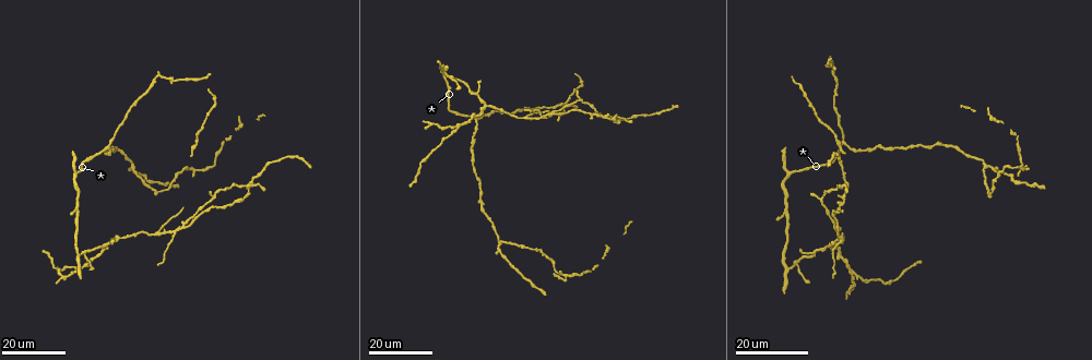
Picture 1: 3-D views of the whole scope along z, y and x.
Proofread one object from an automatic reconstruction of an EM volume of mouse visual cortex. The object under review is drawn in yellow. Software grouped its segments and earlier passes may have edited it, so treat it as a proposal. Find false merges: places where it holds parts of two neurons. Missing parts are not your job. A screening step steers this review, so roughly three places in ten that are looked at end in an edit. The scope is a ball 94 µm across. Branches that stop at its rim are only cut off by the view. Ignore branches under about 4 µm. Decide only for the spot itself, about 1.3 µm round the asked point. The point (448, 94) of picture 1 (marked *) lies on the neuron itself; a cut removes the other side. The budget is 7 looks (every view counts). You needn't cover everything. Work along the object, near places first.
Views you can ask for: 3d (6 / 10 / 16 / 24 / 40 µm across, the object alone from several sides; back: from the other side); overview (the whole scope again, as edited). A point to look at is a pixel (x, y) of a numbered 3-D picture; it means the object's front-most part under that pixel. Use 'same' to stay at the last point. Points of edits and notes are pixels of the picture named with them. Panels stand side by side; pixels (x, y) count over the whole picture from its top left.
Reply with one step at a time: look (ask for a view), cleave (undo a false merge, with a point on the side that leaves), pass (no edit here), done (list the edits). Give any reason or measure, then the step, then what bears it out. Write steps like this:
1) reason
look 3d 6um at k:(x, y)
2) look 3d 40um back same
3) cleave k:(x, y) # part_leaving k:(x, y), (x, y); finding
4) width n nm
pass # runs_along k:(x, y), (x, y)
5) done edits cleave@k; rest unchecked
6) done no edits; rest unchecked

three arms meet
look 3d 24um at 1:(459, 127)

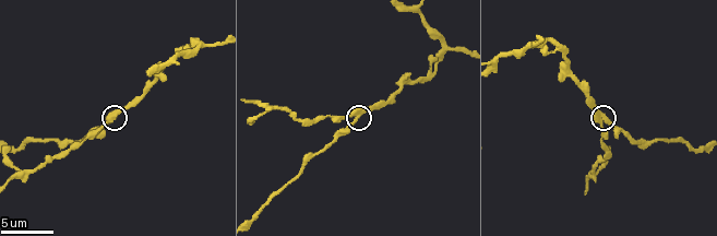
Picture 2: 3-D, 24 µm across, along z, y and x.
look 3d 10um at 2:(605, 123)

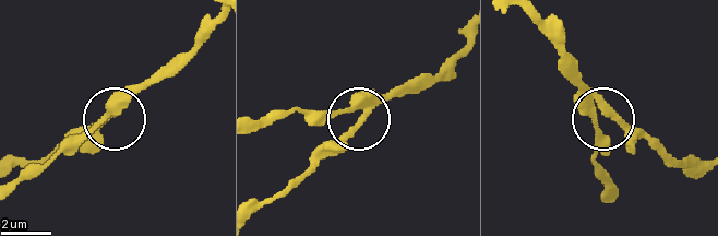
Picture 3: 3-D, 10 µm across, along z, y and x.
pass # runs_along 3:(457, 57), (432, 80), (394, 90), (363, 117), (290, 113); all the same neuron

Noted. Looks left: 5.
four-way junction
look 3d 16um at 1:(542, 118)

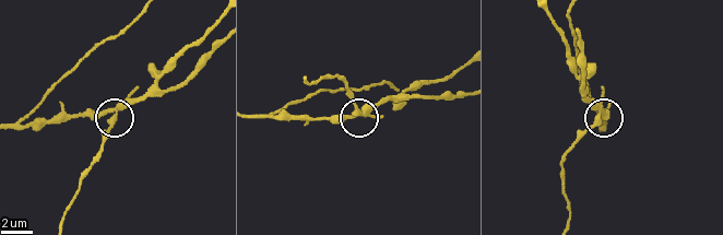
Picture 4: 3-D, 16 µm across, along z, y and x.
look 3d 6um at 4:(597, 110)

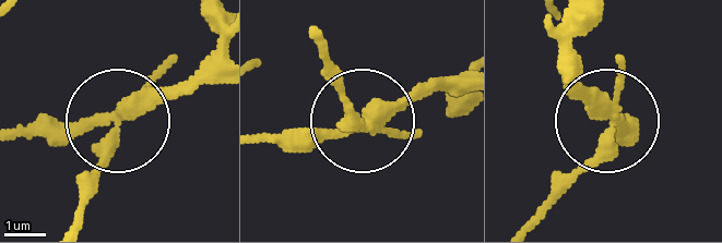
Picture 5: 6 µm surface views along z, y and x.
look 3d 6um back at 5:(116, 125)

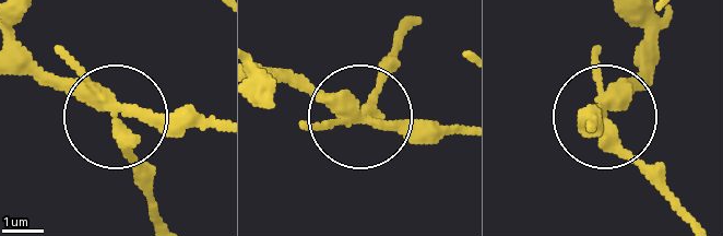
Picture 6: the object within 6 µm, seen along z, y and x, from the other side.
cleave 6:(67, 62) # part_leaving 6:(109, 110), (151, 211); two neurons meet here

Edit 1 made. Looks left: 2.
done edits cleave@6; rest unchecked

